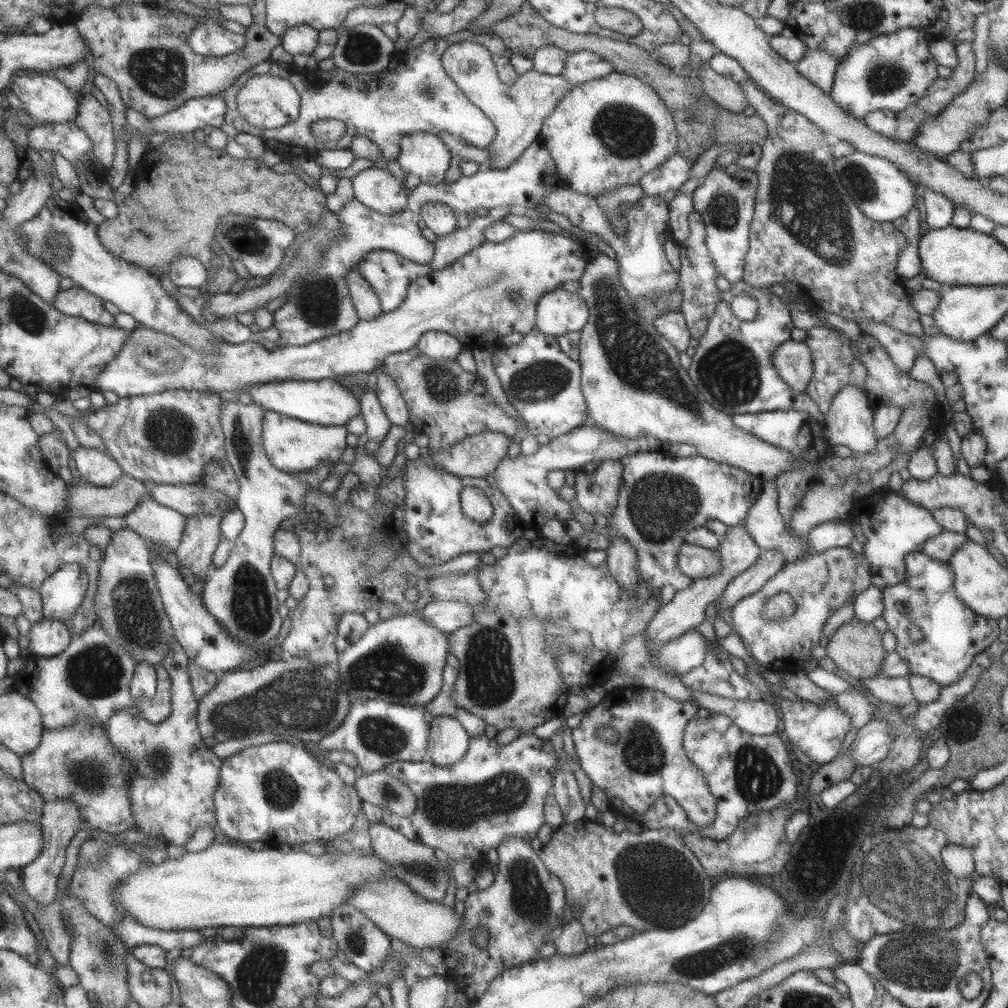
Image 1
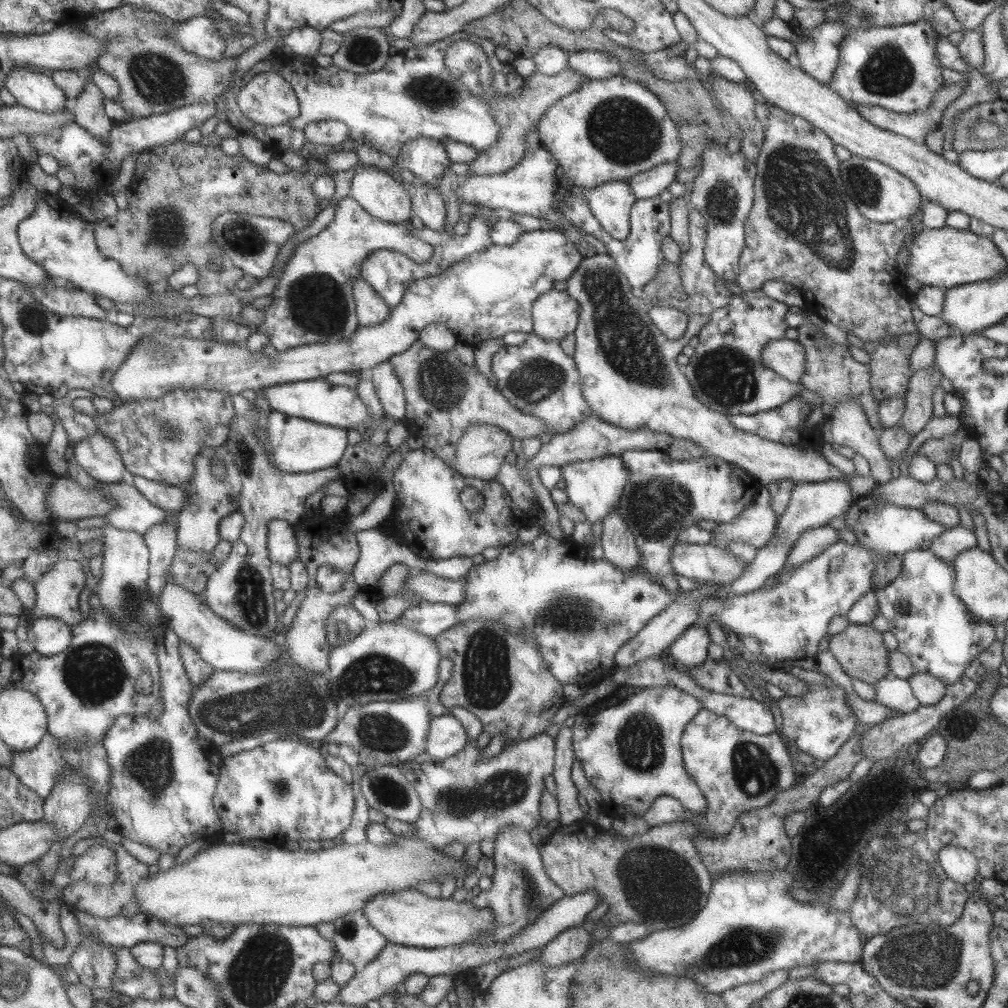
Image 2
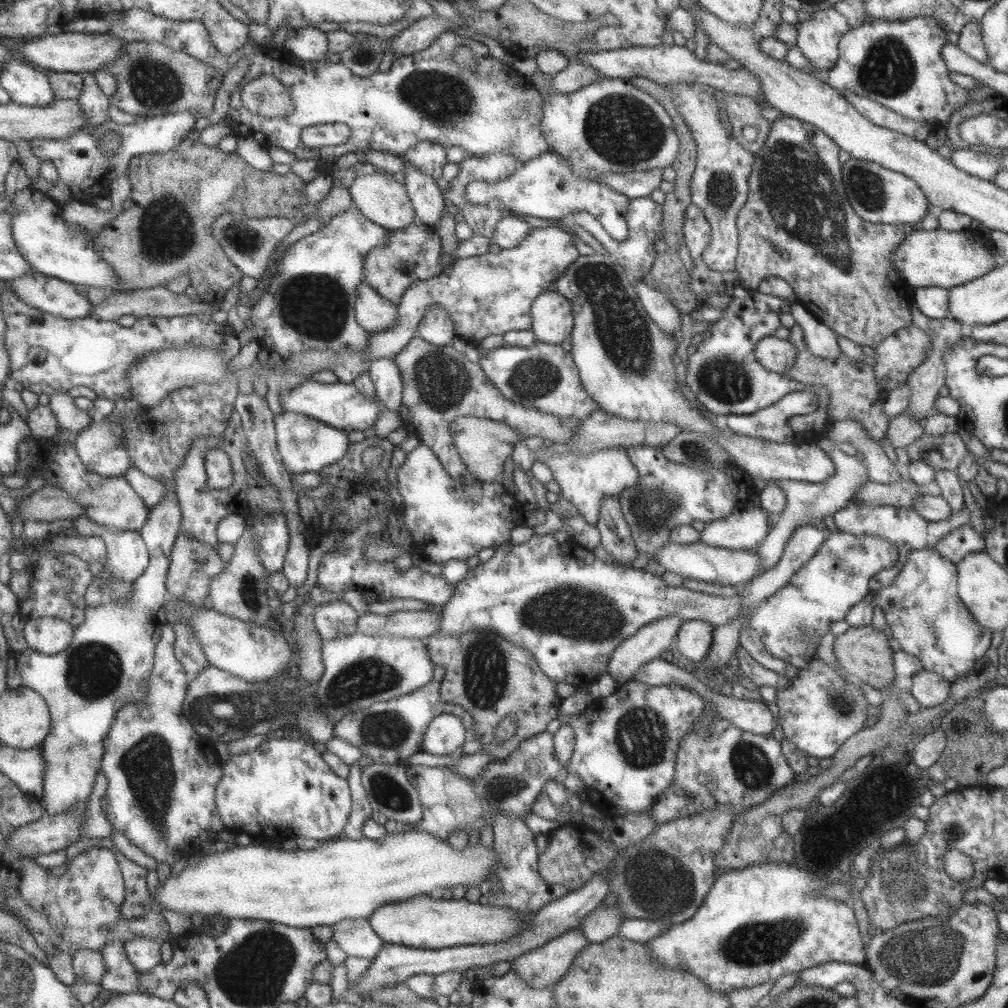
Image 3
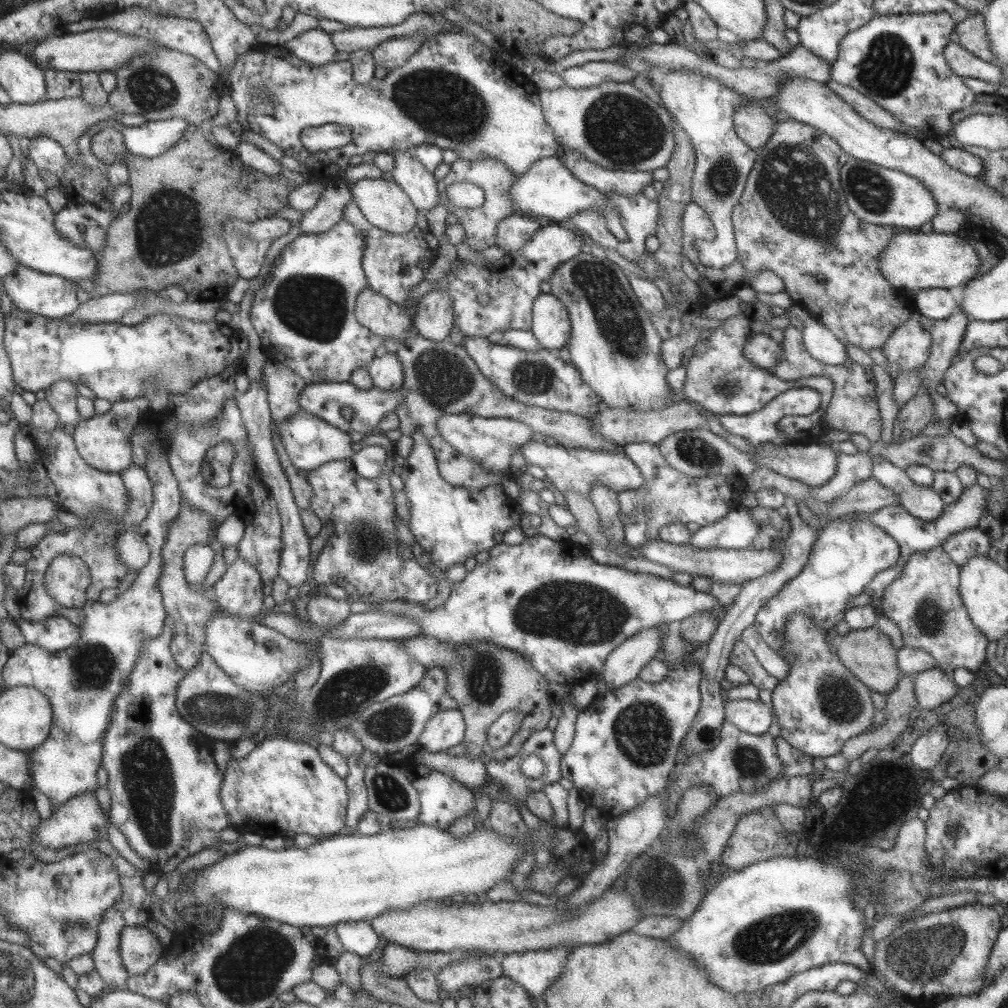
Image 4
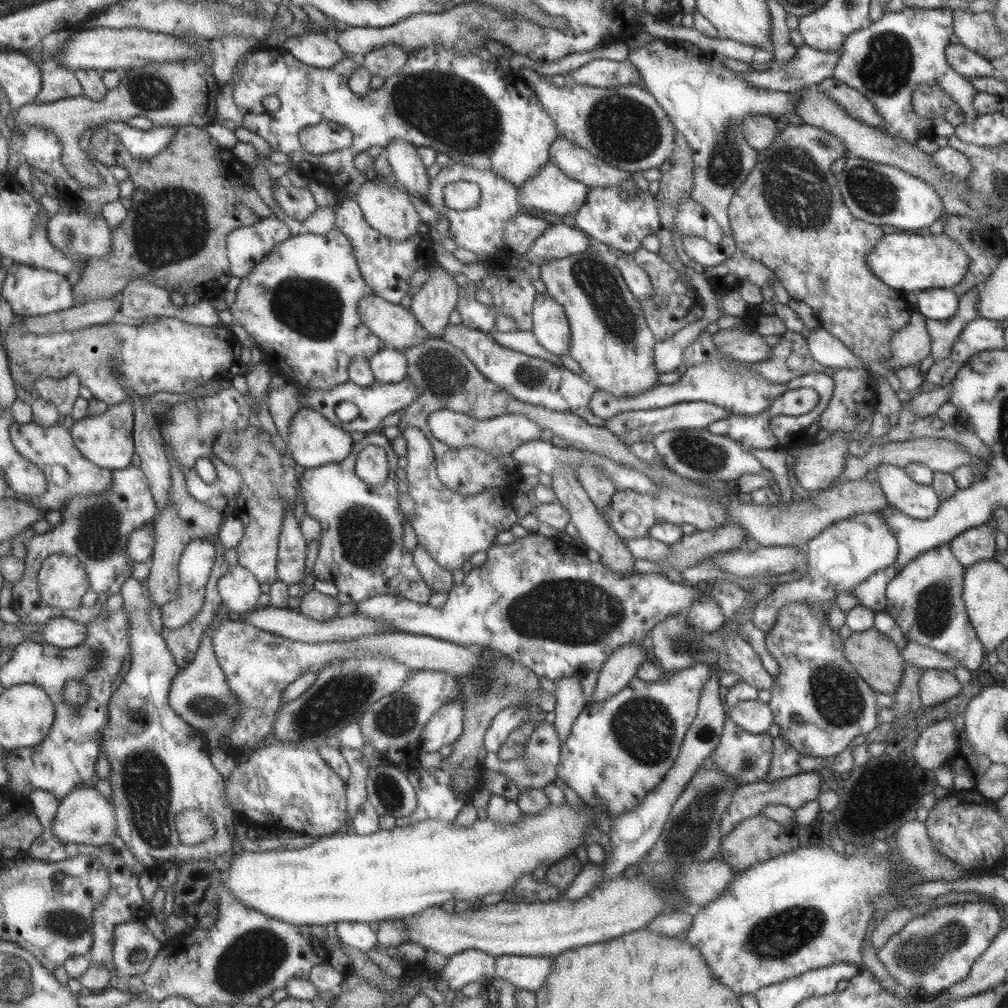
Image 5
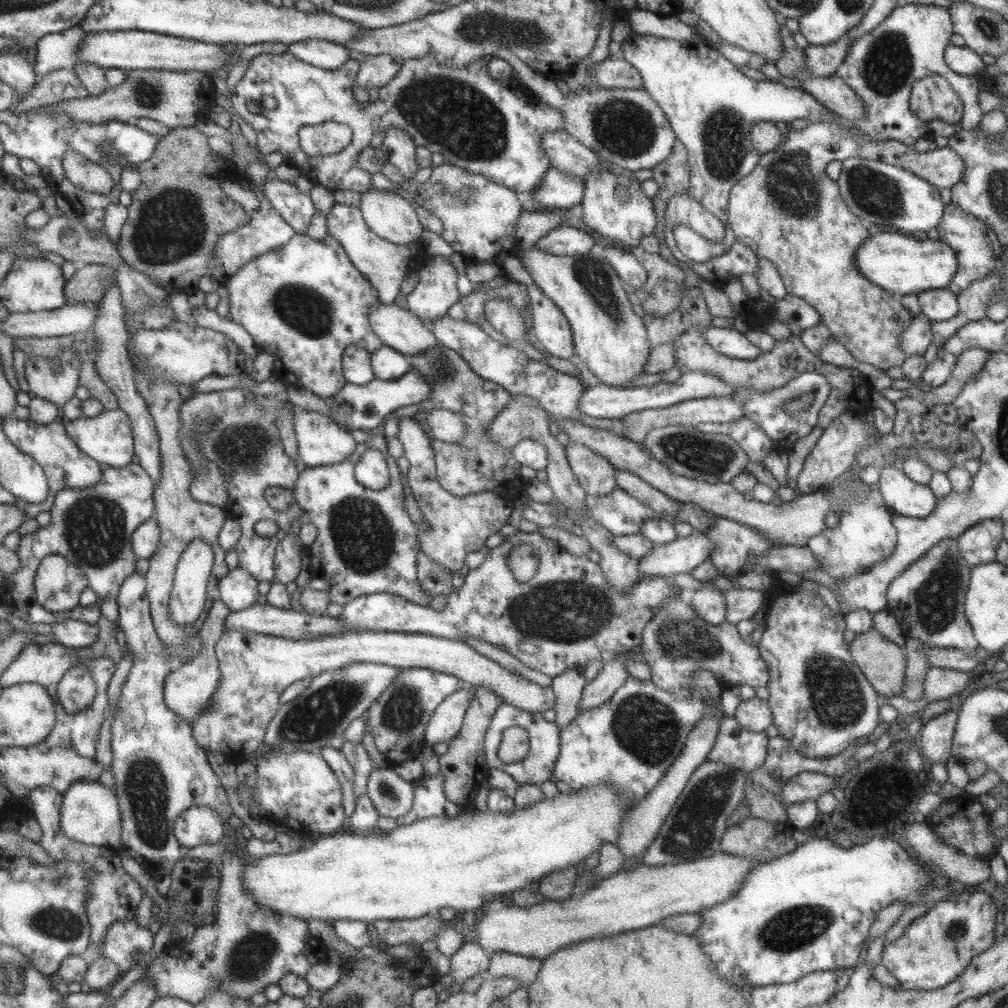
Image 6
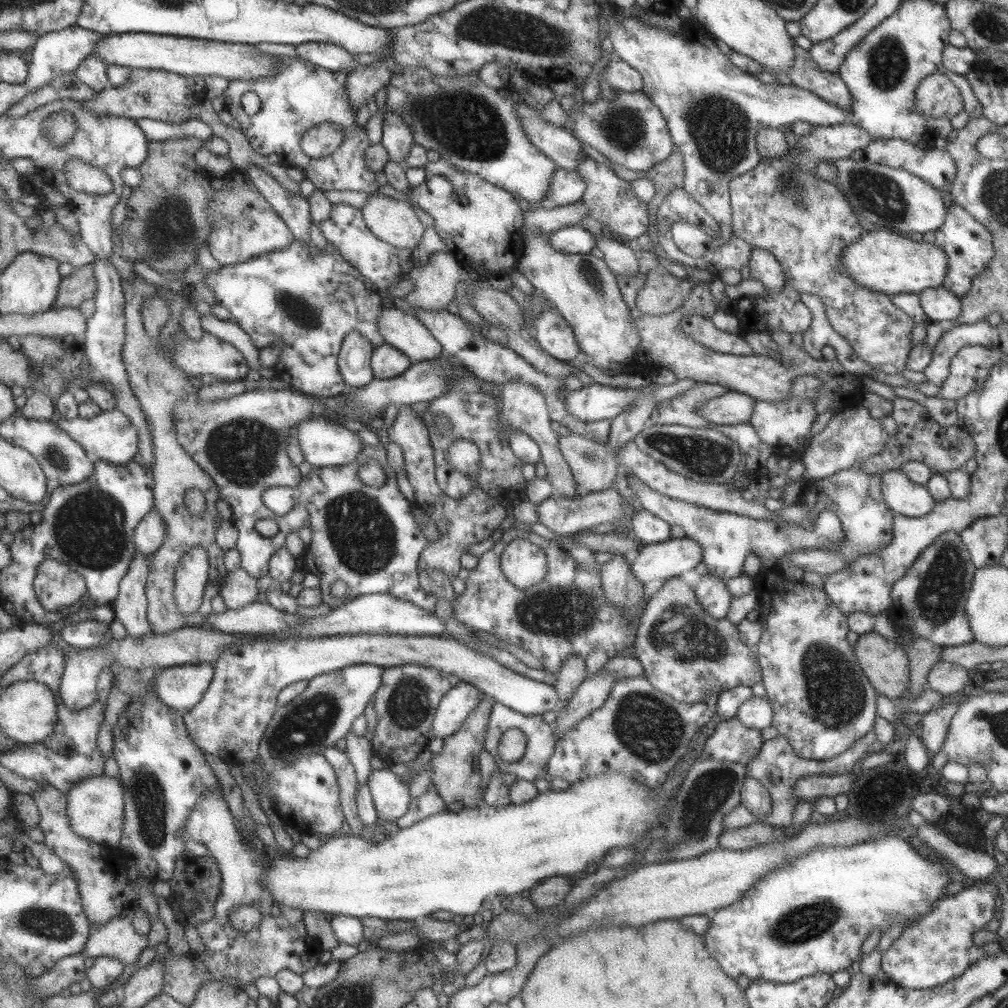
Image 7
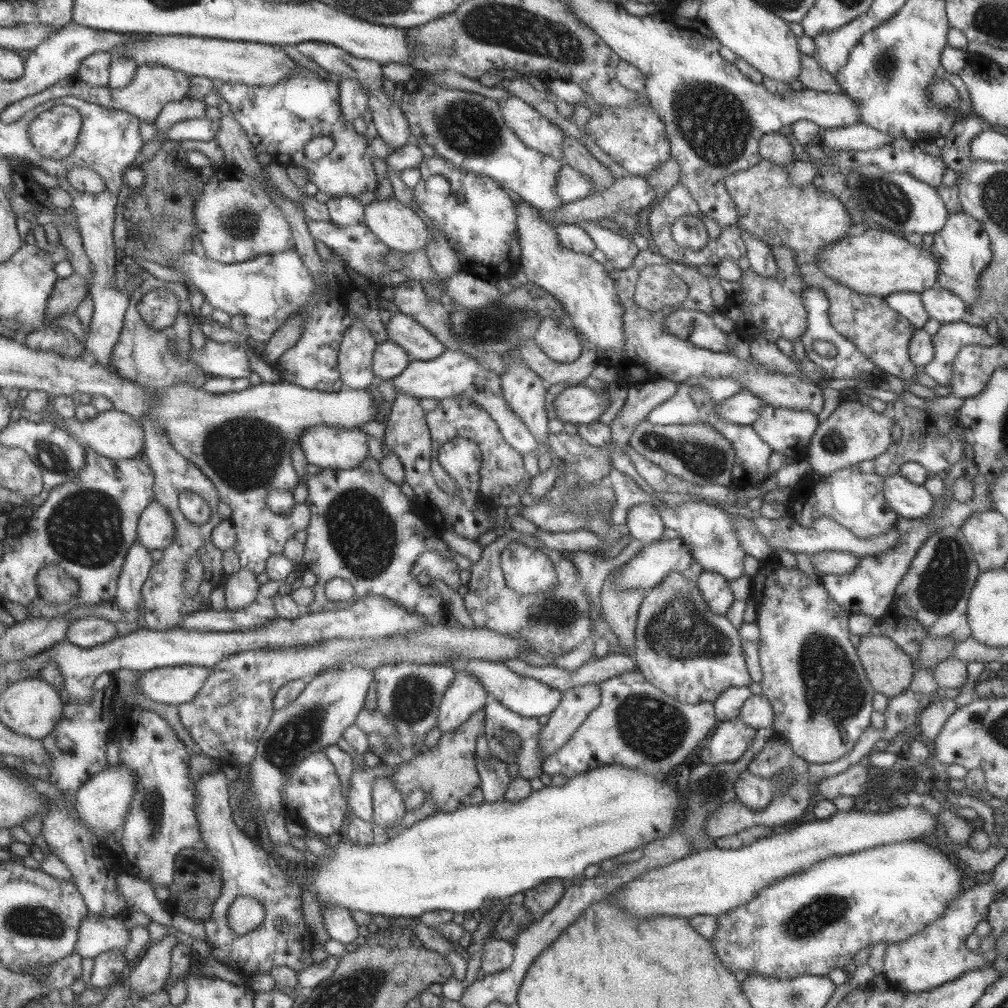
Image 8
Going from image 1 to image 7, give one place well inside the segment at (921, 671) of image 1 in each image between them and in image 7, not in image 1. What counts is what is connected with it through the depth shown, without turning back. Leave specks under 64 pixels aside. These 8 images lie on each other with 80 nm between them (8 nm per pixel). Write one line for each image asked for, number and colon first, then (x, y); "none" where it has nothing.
2: (933, 628)
3: (921, 606)
4: (924, 602)
5: (925, 599)
6: (927, 599)
7: (929, 599)

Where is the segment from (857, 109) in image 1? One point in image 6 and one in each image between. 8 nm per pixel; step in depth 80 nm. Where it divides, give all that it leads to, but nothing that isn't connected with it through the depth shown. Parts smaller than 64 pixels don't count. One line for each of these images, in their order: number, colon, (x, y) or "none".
2: (895, 67)
3: (897, 63)
4: (897, 61)
5: (885, 61)
6: (880, 67)

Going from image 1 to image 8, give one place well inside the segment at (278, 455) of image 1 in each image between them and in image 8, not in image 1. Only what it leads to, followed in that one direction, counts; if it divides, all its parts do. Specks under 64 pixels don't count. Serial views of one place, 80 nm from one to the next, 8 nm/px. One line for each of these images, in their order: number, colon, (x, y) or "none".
2: (297, 445)
3: (304, 444)
4: (309, 441)
5: (313, 440)
6: (320, 441)
7: (324, 443)
8: (329, 447)

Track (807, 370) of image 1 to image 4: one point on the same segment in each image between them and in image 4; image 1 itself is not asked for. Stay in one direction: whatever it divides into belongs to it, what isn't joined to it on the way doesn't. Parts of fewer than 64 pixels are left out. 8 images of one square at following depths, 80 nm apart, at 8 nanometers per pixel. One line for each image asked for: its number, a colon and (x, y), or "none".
2: (785, 357)
3: (775, 355)
4: (762, 351)

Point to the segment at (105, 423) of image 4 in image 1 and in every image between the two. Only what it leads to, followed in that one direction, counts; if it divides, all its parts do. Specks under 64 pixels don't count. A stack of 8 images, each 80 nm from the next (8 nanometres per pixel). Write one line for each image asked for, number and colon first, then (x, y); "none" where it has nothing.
1: (99, 468)
2: (99, 456)
3: (100, 446)

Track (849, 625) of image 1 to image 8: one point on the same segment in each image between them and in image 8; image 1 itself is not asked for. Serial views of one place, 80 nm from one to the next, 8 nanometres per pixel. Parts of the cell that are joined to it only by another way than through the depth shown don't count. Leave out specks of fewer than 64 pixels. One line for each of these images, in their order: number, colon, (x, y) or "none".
2: (858, 648)
3: (863, 653)
4: (867, 653)
5: (878, 661)
6: (881, 661)
7: (884, 662)
8: (889, 670)

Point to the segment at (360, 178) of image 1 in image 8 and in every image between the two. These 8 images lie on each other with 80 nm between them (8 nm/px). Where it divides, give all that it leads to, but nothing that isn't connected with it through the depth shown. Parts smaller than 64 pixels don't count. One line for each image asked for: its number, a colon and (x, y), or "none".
2: (387, 198)
3: (384, 201)
4: (382, 202)
5: (387, 209)
6: (388, 215)
7: (392, 221)
8: (399, 227)

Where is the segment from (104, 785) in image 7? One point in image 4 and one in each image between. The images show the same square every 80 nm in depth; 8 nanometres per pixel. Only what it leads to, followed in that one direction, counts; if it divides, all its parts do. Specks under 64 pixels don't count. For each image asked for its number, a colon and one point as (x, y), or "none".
4: (81, 820)
5: (85, 817)
6: (90, 814)

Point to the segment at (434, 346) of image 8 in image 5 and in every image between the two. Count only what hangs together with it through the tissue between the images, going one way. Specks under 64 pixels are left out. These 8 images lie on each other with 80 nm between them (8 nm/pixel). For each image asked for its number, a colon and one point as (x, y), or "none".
5: (396, 327)
6: (400, 329)
7: (401, 330)

